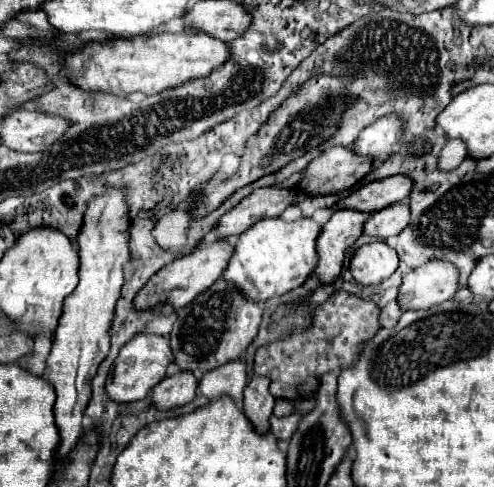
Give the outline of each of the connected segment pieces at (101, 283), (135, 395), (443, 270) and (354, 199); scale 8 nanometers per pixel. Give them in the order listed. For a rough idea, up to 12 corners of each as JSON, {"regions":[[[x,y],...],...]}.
{"regions":[[[123,187],[87,203],[79,285],[45,379],[57,393],[55,471],[83,435],[89,379],[129,261]],[[137,333],[121,351],[107,393],[145,399],[173,363],[169,339]],[[431,261],[403,277],[403,309],[429,309],[451,299],[453,263]],[[407,175],[379,179],[353,189],[337,203],[363,213],[405,201]]]}

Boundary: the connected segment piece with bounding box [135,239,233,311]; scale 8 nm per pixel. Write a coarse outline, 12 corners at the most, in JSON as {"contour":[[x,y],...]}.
{"contour":[[229,241],[199,243],[159,269],[135,307],[185,307],[221,277]]}

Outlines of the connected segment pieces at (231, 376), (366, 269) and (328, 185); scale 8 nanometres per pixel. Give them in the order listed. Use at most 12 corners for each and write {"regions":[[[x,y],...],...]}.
{"regions":[[[245,359],[225,363],[199,381],[209,401],[229,395],[237,405],[249,381]],[[385,241],[355,251],[349,271],[359,285],[379,285],[399,265]],[[329,147],[307,167],[307,195],[349,191],[379,159]]]}

